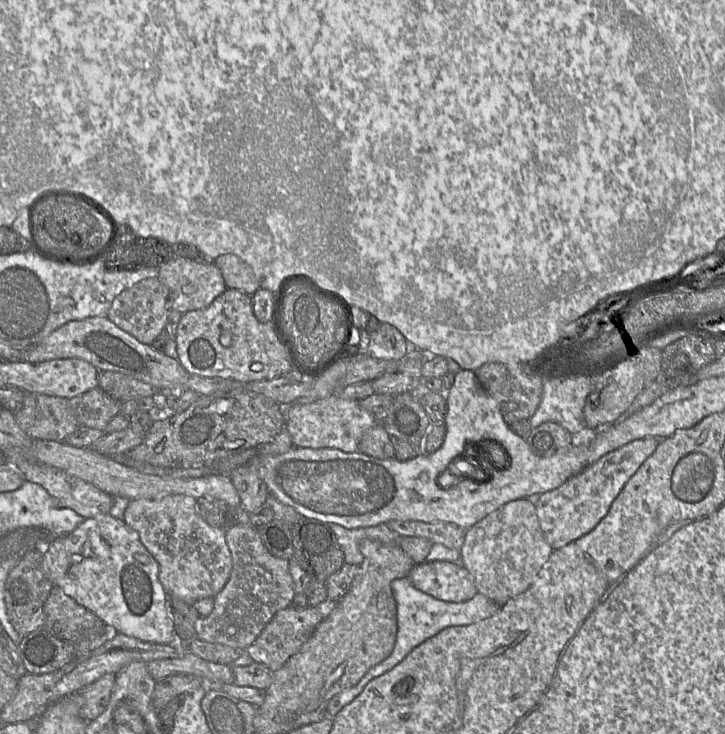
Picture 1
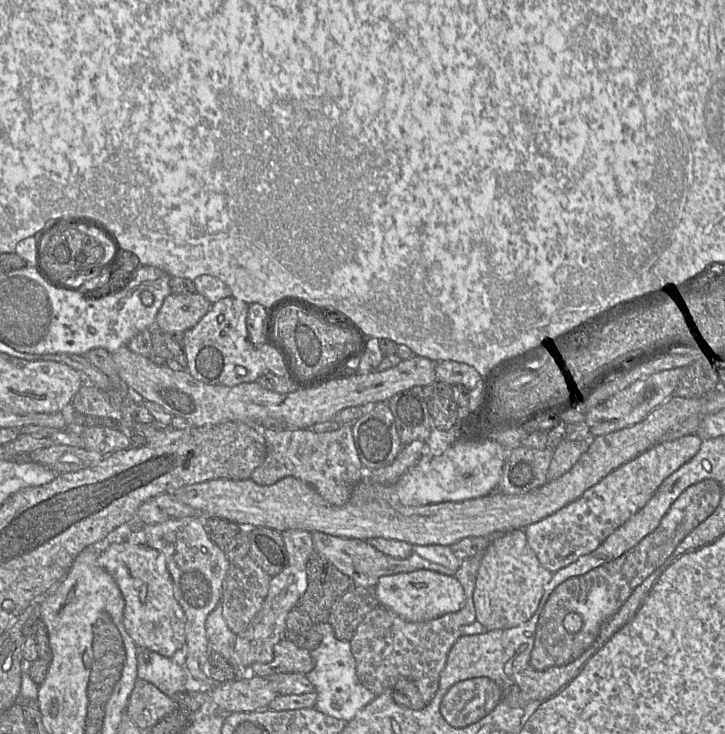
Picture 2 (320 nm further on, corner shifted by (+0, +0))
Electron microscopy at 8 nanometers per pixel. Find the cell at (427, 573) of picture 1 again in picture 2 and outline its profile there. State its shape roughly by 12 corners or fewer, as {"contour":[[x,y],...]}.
{"contour":[[425,569],[382,576],[379,605],[409,622],[457,612],[455,576]]}

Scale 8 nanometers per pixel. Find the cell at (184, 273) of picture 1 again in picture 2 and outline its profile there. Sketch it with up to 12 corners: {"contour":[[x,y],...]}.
{"contour":[[199,293],[170,294],[158,314],[163,332],[195,327],[212,304]]}

